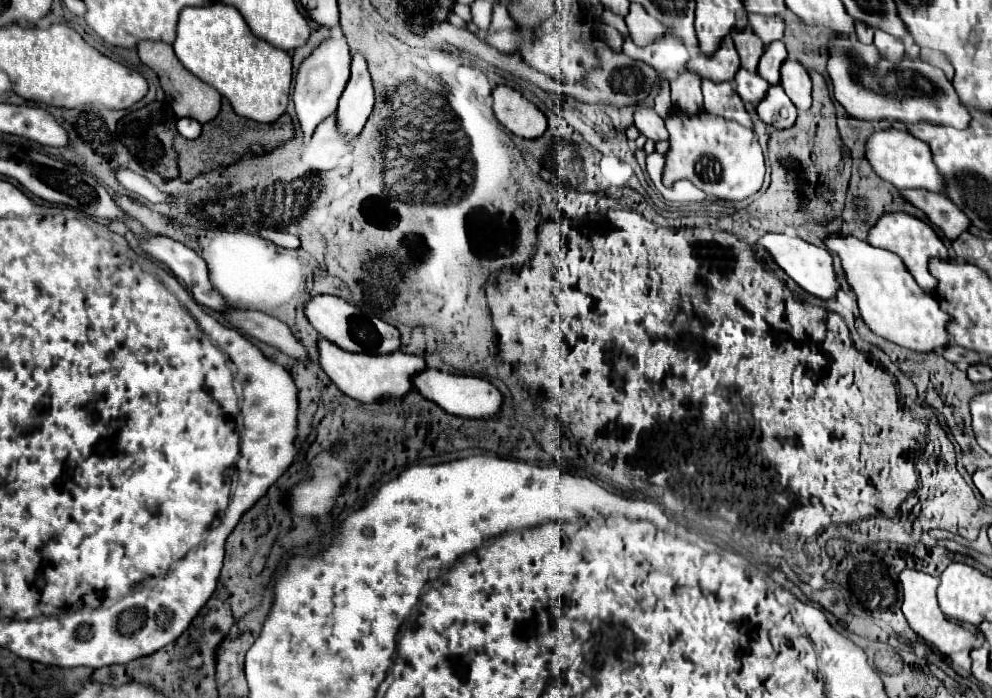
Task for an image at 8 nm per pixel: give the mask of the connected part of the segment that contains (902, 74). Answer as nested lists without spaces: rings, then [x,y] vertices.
[[[829,37],[827,55],[827,73],[833,83],[833,95],[855,119],[897,119],[903,123],[927,119],[929,123],[951,125],[955,129],[965,129],[969,125],[971,117],[961,107],[951,81],[941,69],[925,61],[905,57],[893,67],[891,61],[877,55],[875,45],[853,41],[853,37]]]

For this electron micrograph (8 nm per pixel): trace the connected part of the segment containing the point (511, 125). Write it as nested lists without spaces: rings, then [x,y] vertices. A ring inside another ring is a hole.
[[[497,85],[493,89],[493,109],[499,119],[511,133],[523,139],[537,139],[547,129],[547,117],[519,91]]]

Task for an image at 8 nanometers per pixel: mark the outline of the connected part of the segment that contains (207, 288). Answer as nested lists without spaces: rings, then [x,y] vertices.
[[[163,235],[139,241],[147,253],[151,253],[159,263],[171,269],[171,273],[187,285],[187,289],[191,291],[191,295],[199,305],[211,307],[221,313],[233,311],[233,307],[229,307],[229,303],[221,297],[221,293],[211,285],[207,263],[193,249]]]

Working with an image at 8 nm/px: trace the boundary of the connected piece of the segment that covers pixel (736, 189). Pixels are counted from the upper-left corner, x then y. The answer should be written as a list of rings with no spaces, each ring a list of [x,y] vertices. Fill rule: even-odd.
[[[671,111],[665,119],[665,129],[669,133],[669,151],[665,153],[663,169],[667,183],[687,179],[707,195],[723,201],[743,201],[761,189],[765,161],[751,129],[707,111]]]

